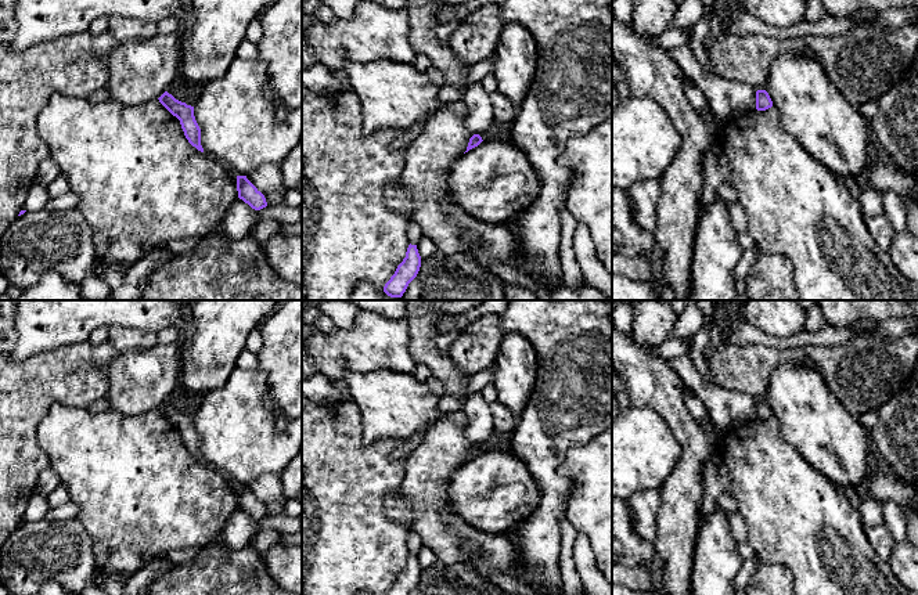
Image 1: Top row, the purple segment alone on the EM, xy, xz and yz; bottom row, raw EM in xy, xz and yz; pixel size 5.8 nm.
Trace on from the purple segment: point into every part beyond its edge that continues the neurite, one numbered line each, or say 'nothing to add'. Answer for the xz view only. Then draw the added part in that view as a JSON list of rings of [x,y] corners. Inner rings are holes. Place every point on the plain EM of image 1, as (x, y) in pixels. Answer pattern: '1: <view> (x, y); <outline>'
nothing to add

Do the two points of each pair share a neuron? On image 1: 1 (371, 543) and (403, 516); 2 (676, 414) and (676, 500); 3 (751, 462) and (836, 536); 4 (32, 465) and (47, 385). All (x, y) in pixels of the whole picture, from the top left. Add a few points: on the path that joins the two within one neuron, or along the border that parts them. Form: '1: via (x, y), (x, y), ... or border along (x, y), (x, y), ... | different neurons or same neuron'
1: border along (386, 494), (385, 515), (411, 530) | different neurons
2: via (690, 435), (687, 479) | same neuron
3: via (771, 483), (816, 527) | same neuron
4: via (26, 446), (28, 404) | same neuron

